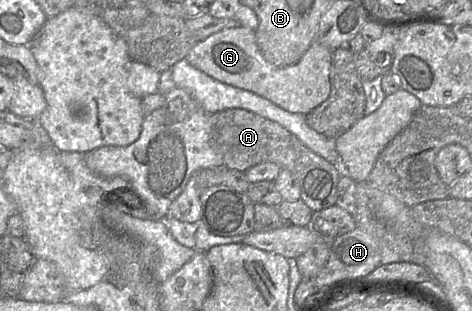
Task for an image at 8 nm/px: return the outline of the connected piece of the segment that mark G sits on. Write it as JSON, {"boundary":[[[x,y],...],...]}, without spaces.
{"boundary":[[[239,26],[223,29],[197,42],[186,59],[191,66],[221,83],[250,91],[288,112],[307,114],[329,96],[331,52],[315,41],[296,64],[277,67],[262,55],[255,30]]]}

